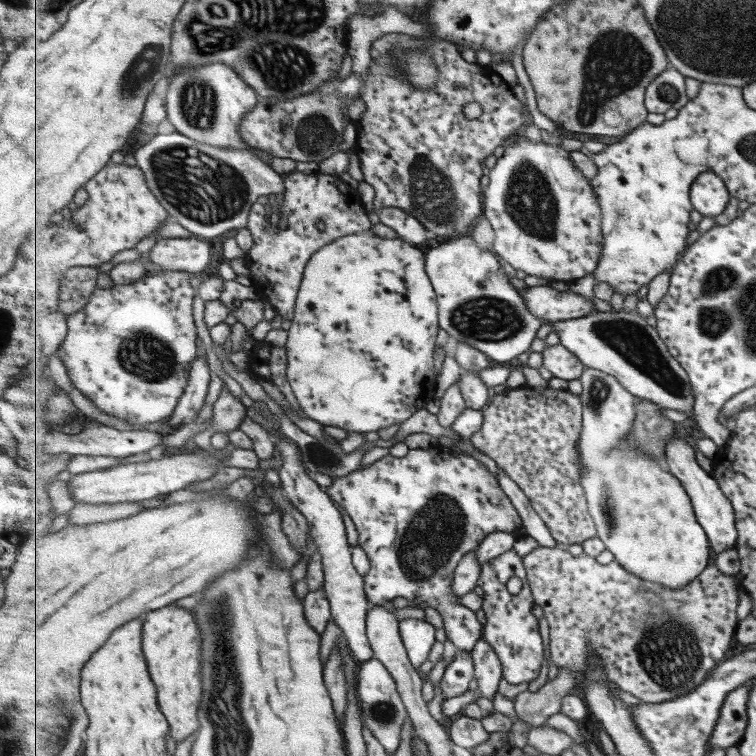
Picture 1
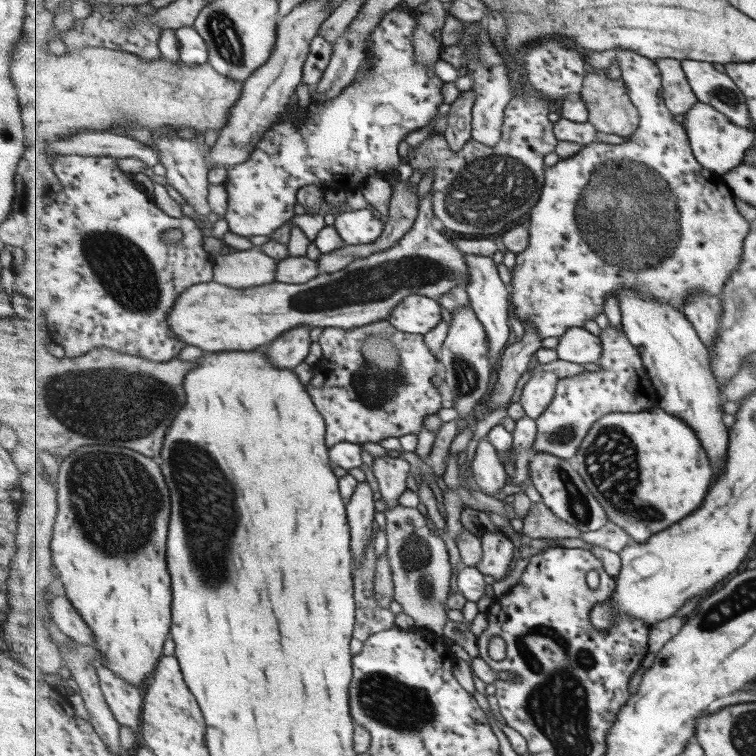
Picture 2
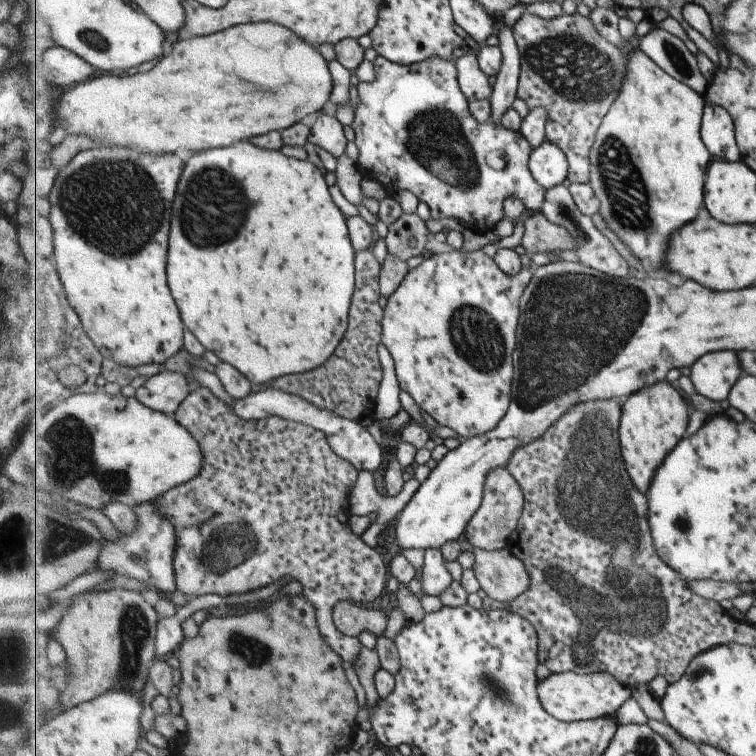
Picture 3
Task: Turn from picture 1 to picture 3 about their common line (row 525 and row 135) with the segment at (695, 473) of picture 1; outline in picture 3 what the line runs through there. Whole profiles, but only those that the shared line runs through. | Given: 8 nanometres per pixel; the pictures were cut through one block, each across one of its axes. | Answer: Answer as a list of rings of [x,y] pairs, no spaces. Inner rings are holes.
[[[717,104],[705,107],[701,136],[709,152],[719,159],[741,162],[741,144],[735,140],[735,124],[729,110]]]

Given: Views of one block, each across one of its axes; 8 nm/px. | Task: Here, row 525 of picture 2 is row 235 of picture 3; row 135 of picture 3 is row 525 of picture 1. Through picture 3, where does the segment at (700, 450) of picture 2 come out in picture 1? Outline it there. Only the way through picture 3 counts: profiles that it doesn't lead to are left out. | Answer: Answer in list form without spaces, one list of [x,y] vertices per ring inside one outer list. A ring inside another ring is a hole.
[[[587,367],[580,381],[583,387],[581,401],[584,402],[584,422],[577,446],[581,456],[585,458],[585,490],[589,490],[589,511],[595,519],[598,536],[617,562],[625,566],[625,570],[643,580],[669,586],[671,590],[681,590],[695,581],[707,569],[711,560],[711,542],[697,518],[694,504],[691,504],[692,498],[689,498],[680,478],[671,473],[664,462],[659,462],[659,466],[653,458],[639,454],[637,450],[617,450],[615,458],[615,452],[611,448],[615,446],[615,440],[619,444],[623,436],[633,429],[638,399],[617,378],[602,370]]]

